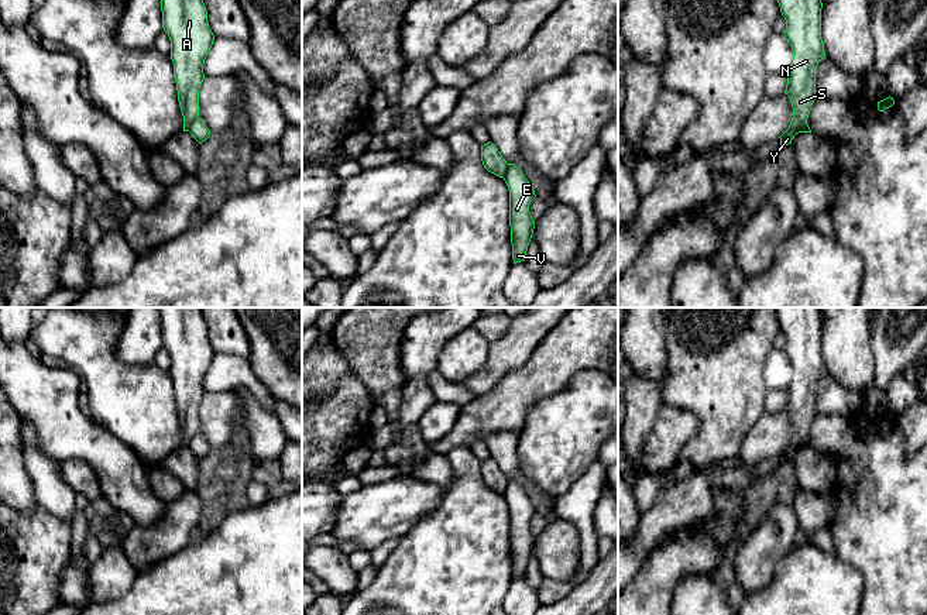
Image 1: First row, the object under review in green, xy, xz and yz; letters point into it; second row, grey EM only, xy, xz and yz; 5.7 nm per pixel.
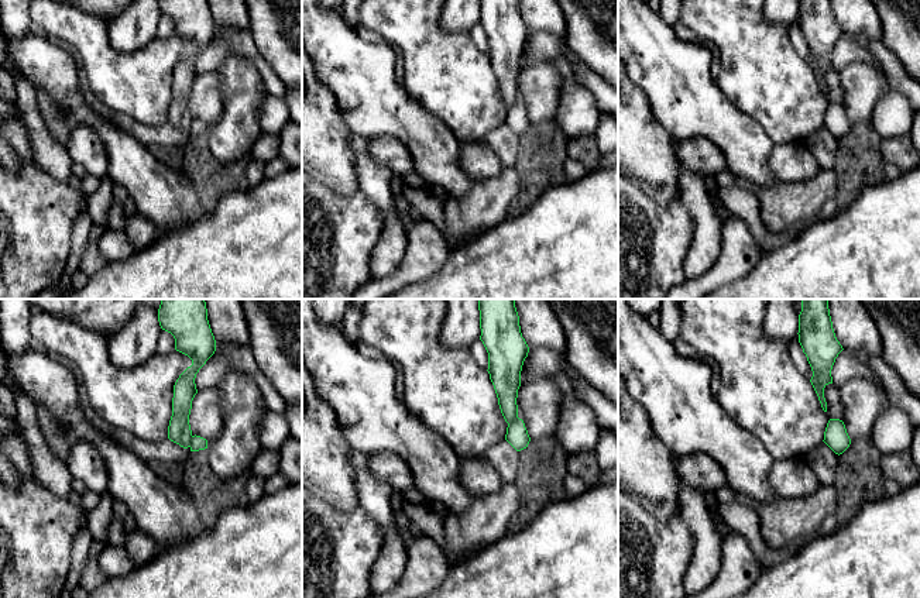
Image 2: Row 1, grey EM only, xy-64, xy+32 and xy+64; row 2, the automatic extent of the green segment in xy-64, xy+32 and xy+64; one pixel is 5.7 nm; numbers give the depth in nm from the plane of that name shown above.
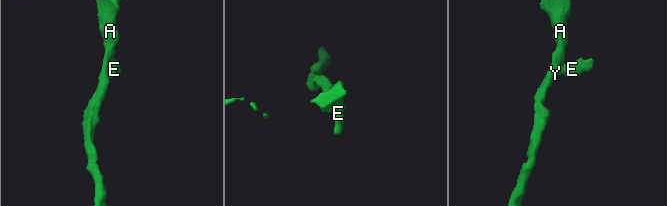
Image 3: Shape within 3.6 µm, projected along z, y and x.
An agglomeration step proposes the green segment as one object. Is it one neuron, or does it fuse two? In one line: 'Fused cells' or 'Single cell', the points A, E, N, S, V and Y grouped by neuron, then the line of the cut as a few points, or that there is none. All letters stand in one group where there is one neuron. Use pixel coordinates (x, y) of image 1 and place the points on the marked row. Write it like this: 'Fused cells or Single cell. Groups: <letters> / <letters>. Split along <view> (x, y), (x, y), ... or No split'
Single cell. Groups: A E N S V Y. No split

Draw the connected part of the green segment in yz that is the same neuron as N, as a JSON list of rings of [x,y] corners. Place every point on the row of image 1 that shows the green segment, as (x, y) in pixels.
[[[777,0],[786,20],[784,38],[792,47],[793,59],[787,72],[784,93],[789,96],[793,117],[779,137],[780,151],[799,133],[811,133],[807,118],[816,100],[816,69],[825,56],[821,39],[821,0]]]

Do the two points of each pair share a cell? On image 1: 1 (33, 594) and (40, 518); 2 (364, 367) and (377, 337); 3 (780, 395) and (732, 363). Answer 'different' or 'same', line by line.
1: same
2: same
3: different

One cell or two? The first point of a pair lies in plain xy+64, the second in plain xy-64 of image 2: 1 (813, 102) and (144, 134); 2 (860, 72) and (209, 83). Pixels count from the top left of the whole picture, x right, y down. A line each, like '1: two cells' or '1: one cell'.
1: two cells
2: one cell

